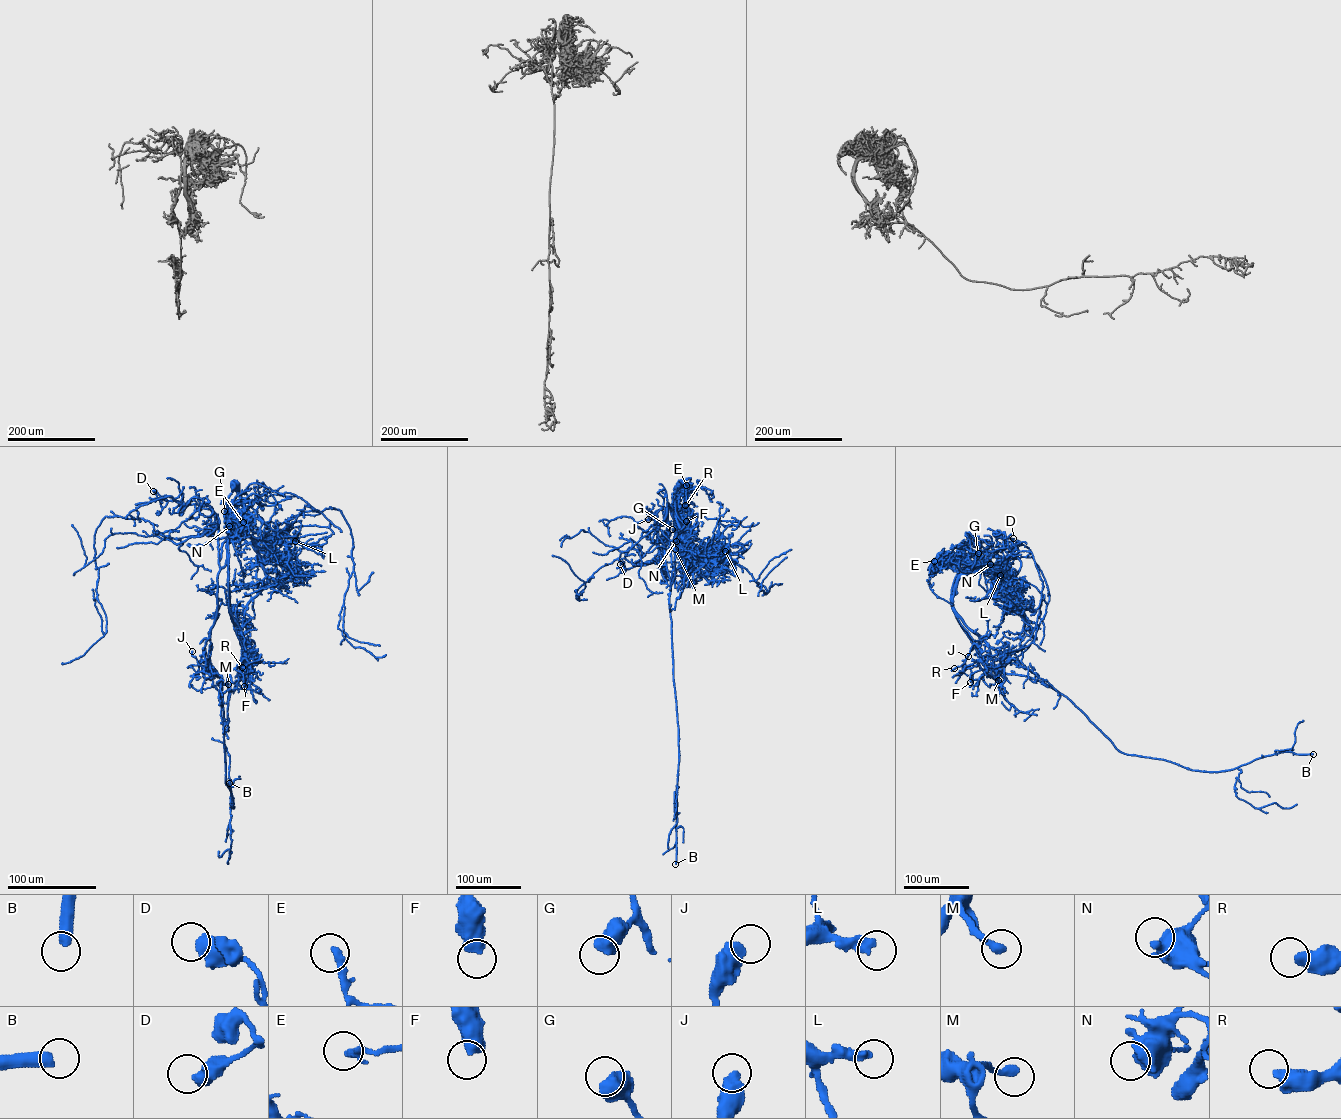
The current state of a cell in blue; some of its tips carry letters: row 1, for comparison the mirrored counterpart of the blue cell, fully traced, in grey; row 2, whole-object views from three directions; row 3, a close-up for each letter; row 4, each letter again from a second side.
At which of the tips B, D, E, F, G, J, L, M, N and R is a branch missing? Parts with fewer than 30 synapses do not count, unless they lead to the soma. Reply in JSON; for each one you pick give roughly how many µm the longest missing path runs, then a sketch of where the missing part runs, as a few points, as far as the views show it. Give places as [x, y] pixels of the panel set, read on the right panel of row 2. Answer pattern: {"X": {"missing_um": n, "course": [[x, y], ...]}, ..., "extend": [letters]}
{"B": {"missing_um": 450}, "L": {"missing_um": 35}, "extend": ["B", "L"]}

